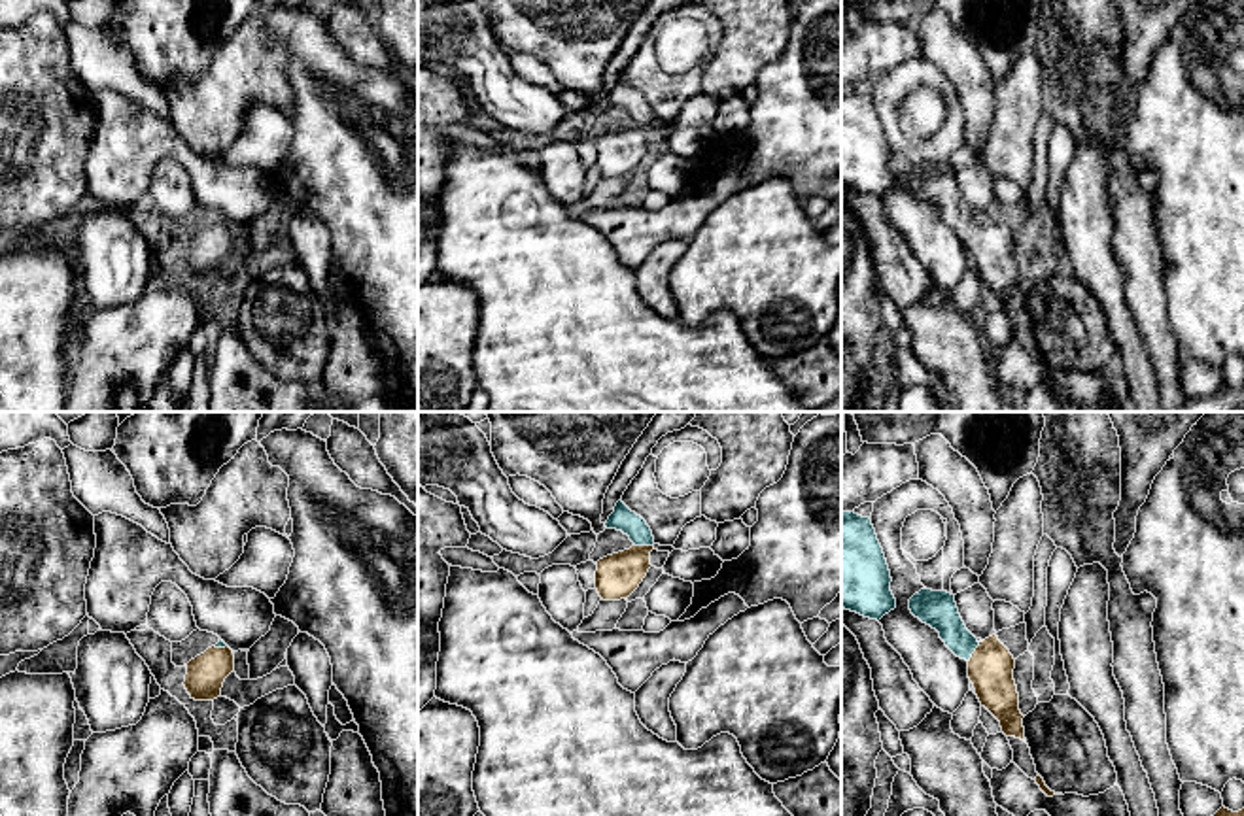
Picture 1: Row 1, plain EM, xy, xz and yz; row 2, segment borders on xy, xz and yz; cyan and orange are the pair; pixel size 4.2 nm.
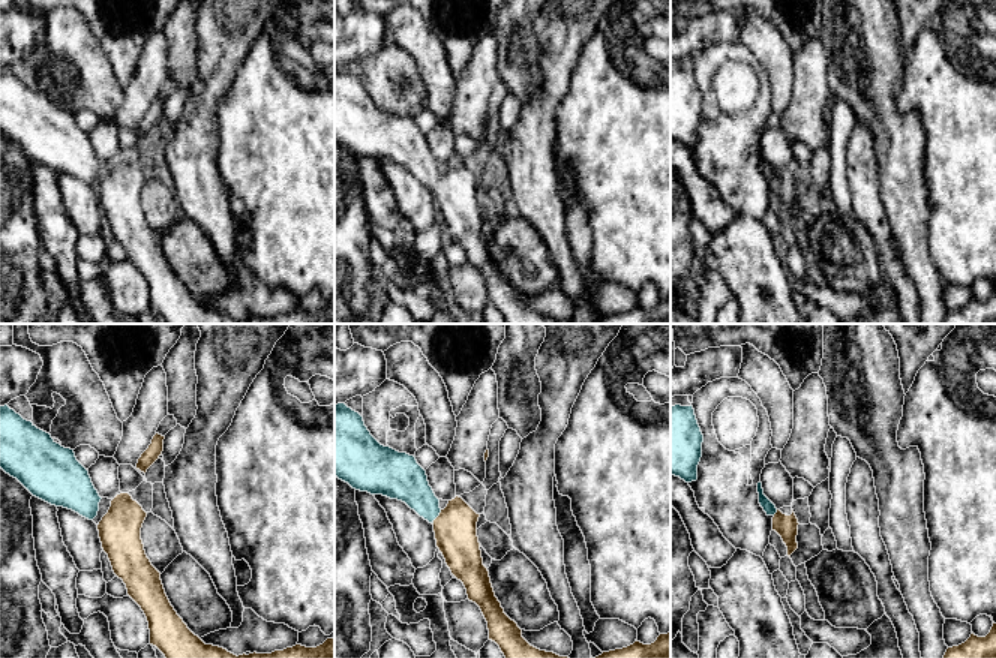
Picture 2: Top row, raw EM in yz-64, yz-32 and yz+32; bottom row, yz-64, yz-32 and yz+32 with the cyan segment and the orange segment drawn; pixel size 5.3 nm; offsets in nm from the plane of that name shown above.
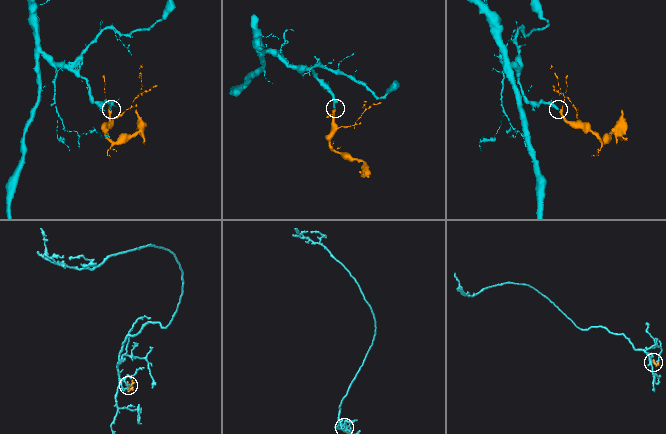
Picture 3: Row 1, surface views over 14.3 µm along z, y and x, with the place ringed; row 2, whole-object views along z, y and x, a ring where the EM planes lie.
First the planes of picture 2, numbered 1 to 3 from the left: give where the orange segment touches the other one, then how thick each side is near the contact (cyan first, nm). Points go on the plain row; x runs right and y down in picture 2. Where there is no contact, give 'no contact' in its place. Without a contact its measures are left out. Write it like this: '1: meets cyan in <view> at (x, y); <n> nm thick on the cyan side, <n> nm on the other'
1: no contact
2: meets cyan in yz-32 at (437, 180); 220 nm thick on the cyan side, 220 nm on the other
3: meets cyan in yz+32 at (774, 177); 70 nm thick on the cyan side, 120 nm on the other

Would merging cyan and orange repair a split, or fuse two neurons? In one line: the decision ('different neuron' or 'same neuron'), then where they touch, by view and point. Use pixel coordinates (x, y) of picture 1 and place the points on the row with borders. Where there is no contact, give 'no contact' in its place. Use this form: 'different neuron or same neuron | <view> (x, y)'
same neuron | yz (974, 650)

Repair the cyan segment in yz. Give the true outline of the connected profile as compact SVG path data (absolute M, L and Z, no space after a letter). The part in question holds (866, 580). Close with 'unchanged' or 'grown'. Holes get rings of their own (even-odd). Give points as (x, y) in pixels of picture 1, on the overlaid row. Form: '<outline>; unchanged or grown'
M841 512L841 606L879 621L896 608L890 582L872 519Z; unchanged

